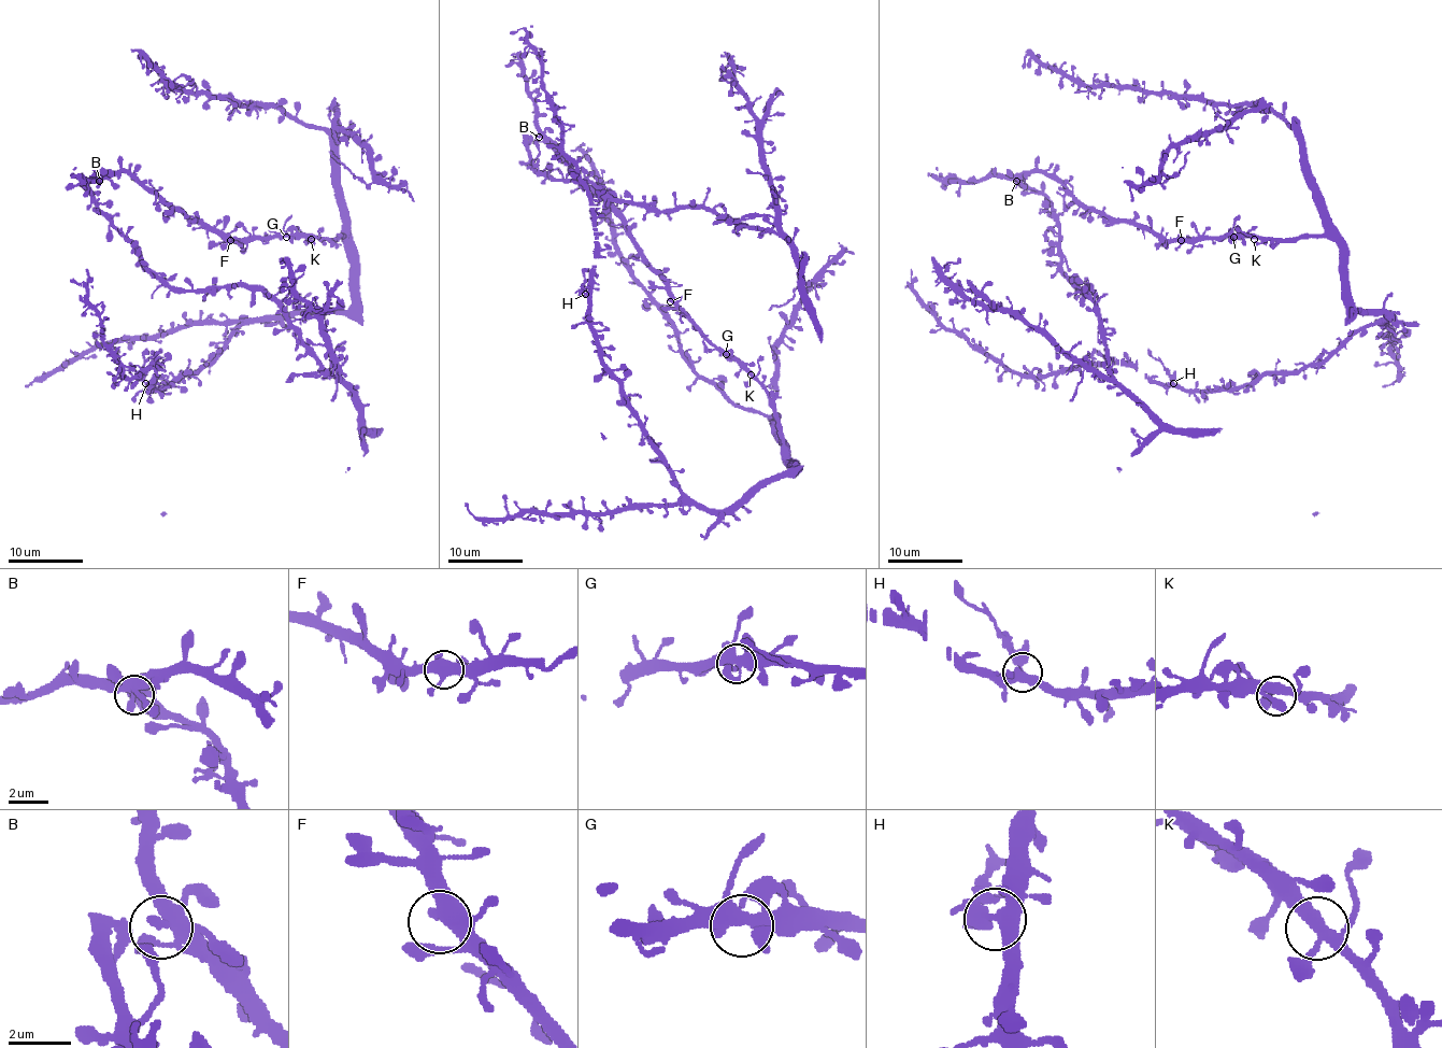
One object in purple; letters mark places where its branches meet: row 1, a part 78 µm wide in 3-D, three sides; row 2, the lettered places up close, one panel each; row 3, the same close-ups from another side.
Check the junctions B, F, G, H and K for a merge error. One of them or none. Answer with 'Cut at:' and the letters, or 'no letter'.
Cut at: H

